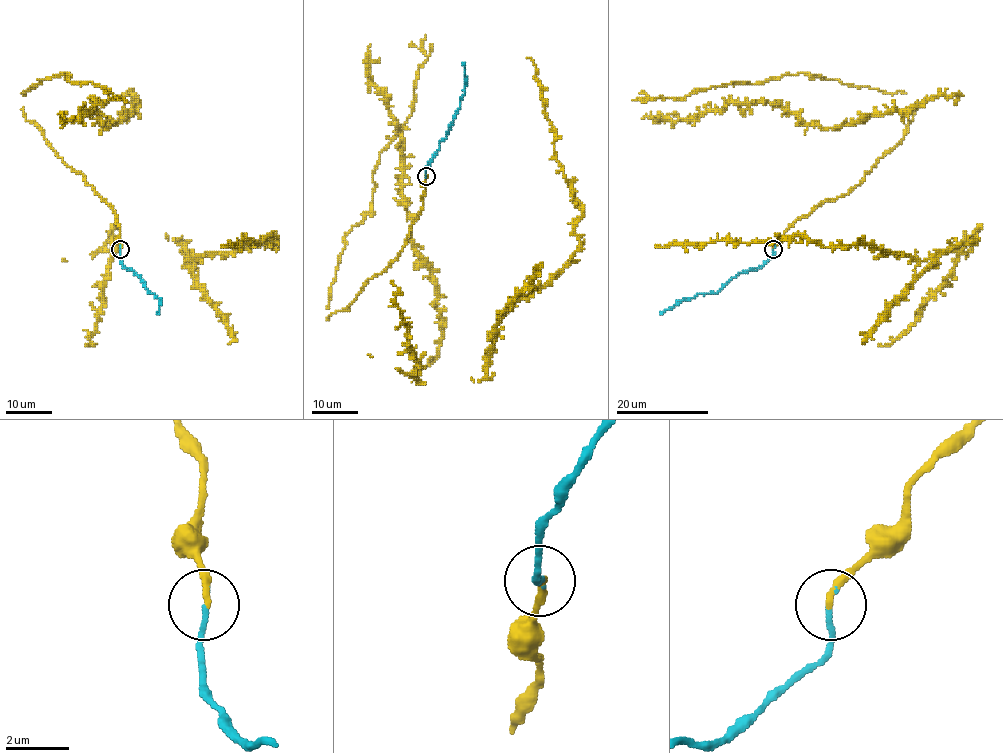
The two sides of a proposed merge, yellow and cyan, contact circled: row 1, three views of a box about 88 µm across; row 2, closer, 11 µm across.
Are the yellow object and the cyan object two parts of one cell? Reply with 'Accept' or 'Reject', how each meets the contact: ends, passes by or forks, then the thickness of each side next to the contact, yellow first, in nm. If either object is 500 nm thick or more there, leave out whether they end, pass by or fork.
Accept. At the ring yellow ends. At the ring cyan ends. Thickness 220 nm (yellow) against 160 nm

